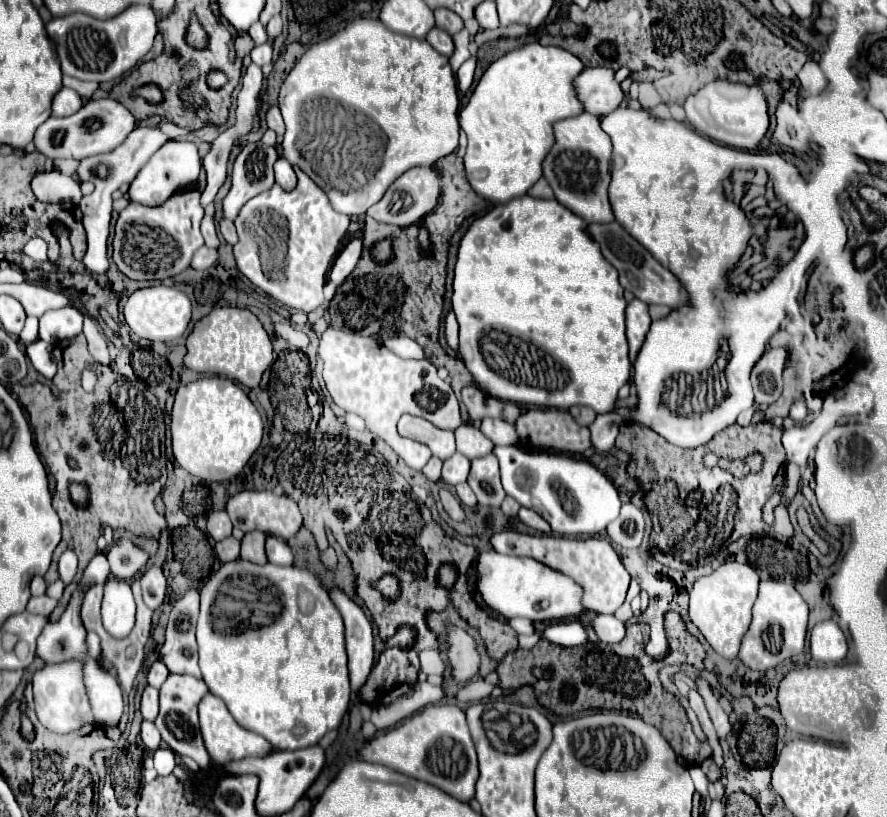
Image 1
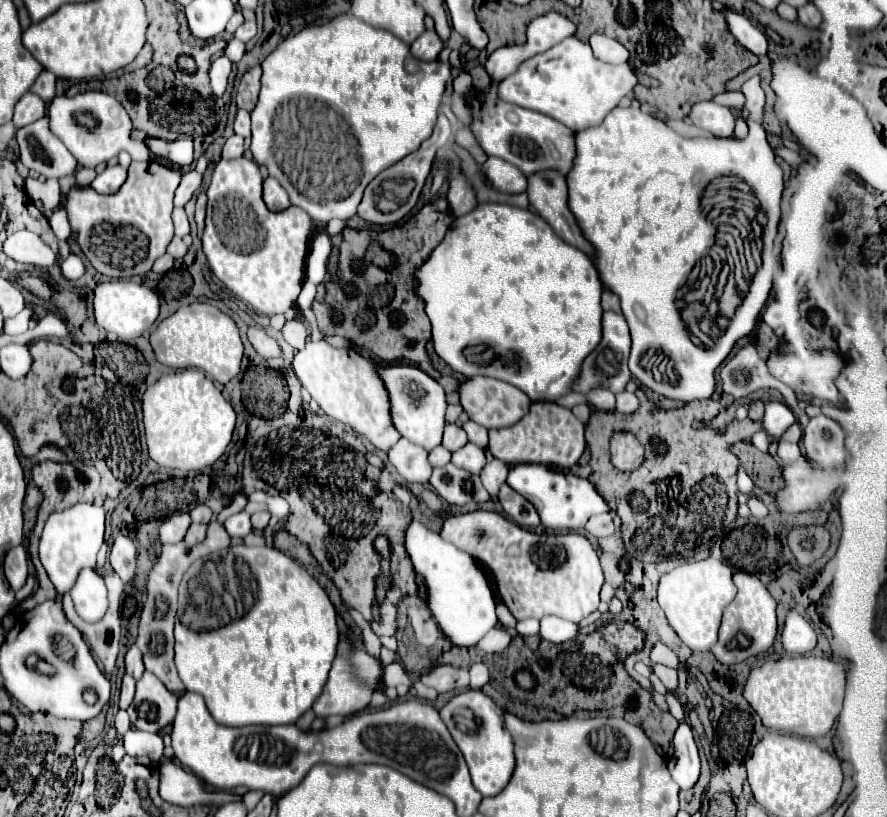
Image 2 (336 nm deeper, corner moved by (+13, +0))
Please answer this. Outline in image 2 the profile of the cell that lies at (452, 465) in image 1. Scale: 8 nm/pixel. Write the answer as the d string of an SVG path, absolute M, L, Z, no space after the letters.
M435 447L431 453L429 453L429 463L433 465L433 467L443 467L443 465L447 465L451 461L451 453L445 449L445 447Z

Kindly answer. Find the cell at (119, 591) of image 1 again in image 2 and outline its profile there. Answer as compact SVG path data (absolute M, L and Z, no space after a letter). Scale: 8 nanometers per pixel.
M83 569L71 589L71 597L79 617L87 623L97 623L103 619L109 607L107 587L103 577L95 569Z

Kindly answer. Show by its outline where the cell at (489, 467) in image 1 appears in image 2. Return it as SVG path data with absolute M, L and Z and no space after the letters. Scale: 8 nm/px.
M467 443L465 447L461 447L461 451L453 453L451 463L469 471L469 473L473 473L473 475L479 475L481 469L487 463L487 457L485 457L485 451L481 447L477 447L473 443Z

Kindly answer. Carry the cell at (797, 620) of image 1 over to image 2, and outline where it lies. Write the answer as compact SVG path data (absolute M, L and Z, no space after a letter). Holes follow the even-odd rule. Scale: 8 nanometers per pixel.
M735 570L733 581L735 581L737 587L737 597L733 599L733 603L723 613L723 623L721 623L721 629L719 629L719 641L713 647L713 655L725 665L741 663L749 657L765 653L769 647L773 647L775 637L777 637L777 613L775 613L777 601L771 597L767 587L759 581L759 577L742 570ZM737 633L745 633L751 639L751 647L729 649L729 643L735 639Z

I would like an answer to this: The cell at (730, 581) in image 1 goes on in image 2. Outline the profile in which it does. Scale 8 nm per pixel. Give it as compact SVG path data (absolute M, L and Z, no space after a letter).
M703 559L681 565L663 575L659 581L657 601L665 611L669 625L687 647L693 651L711 651L711 647L717 643L723 609L735 599L735 591L731 567L717 559Z

